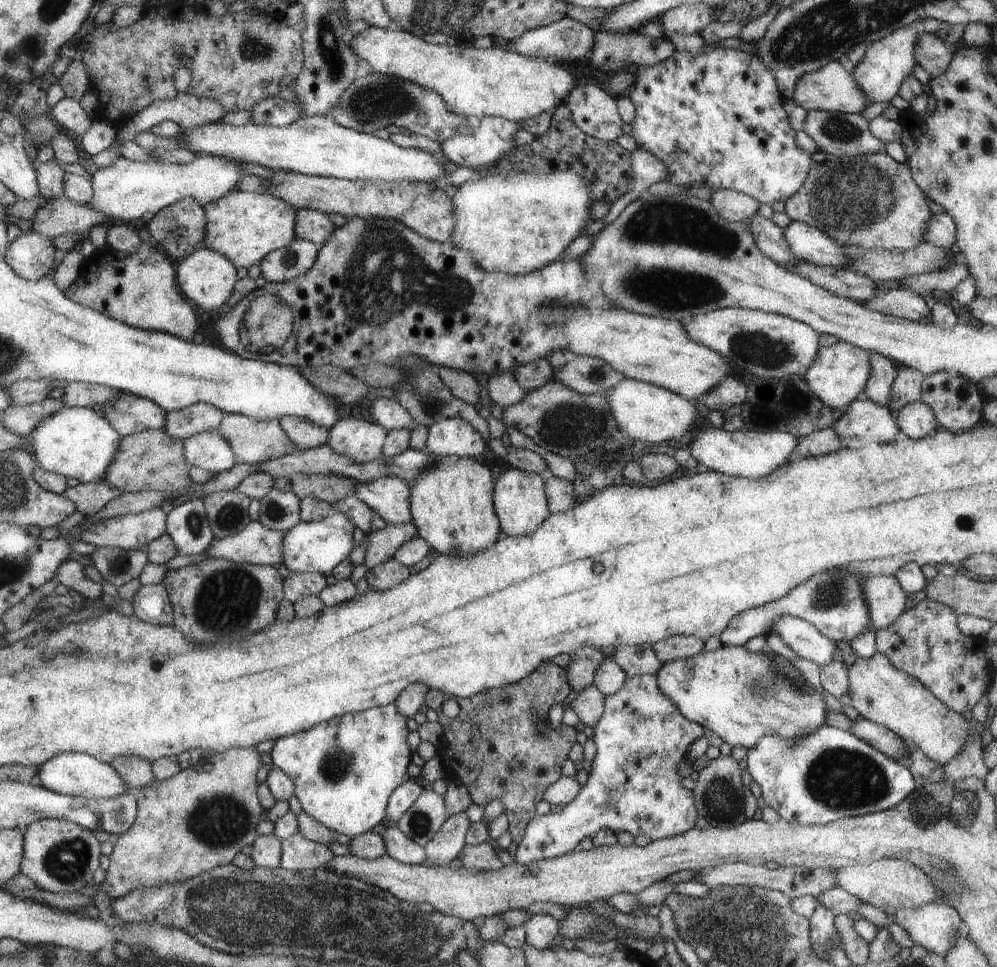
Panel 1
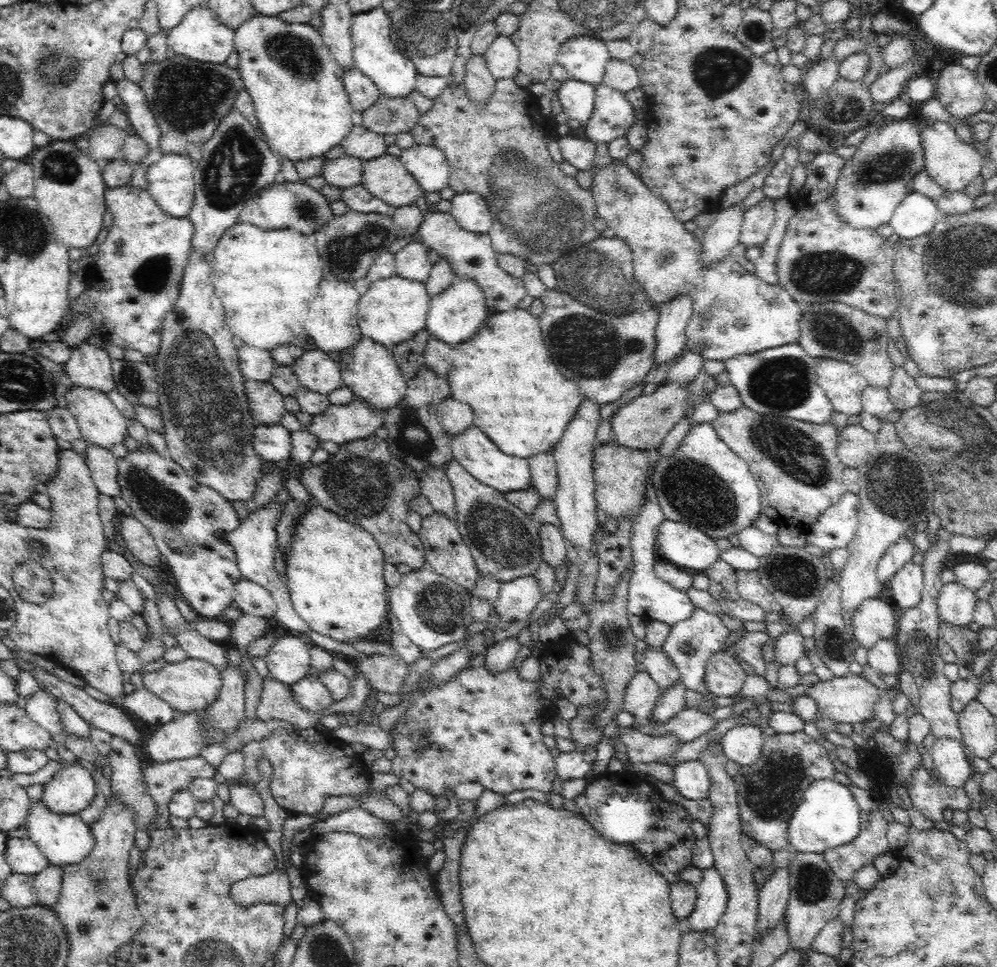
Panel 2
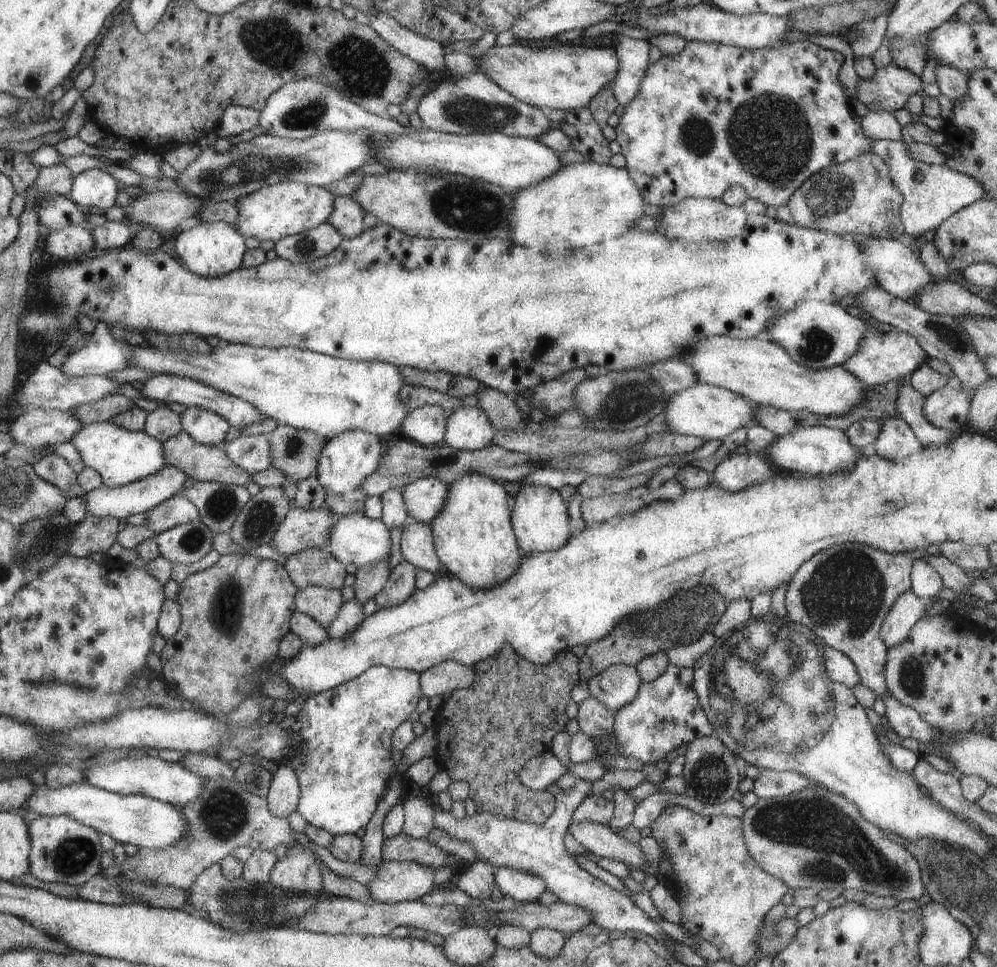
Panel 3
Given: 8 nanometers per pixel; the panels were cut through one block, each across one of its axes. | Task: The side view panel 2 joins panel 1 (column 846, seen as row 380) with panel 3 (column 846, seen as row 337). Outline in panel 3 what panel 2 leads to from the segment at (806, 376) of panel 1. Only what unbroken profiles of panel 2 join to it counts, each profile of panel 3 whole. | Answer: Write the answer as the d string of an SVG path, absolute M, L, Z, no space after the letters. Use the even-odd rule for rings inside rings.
M875 322L865 330L860 348L844 362L845 370L856 375L866 388L879 386L886 382L895 381L899 377L908 377L919 365L925 364L928 355L916 342L912 334L897 330L897 327L887 326L882 322Z

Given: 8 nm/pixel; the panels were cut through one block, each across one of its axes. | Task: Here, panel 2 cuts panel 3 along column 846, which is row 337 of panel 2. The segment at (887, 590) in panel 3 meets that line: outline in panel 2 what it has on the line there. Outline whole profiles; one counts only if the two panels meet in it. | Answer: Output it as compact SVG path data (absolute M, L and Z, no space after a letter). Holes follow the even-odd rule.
M556 288L546 289L540 299L543 313L538 319L550 358L566 378L578 384L583 398L599 406L610 404L626 390L640 384L652 370L655 328L659 319L657 306L648 304L642 312L614 316L596 312L592 306L578 302Z

